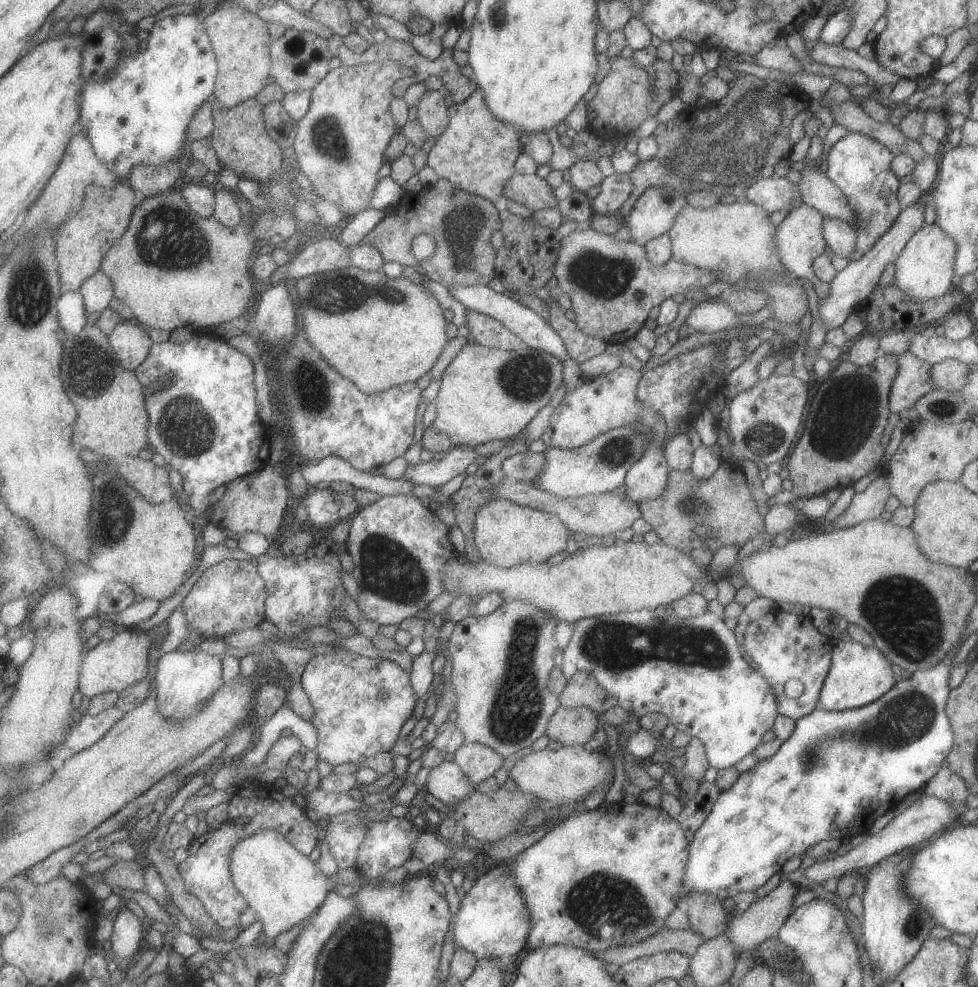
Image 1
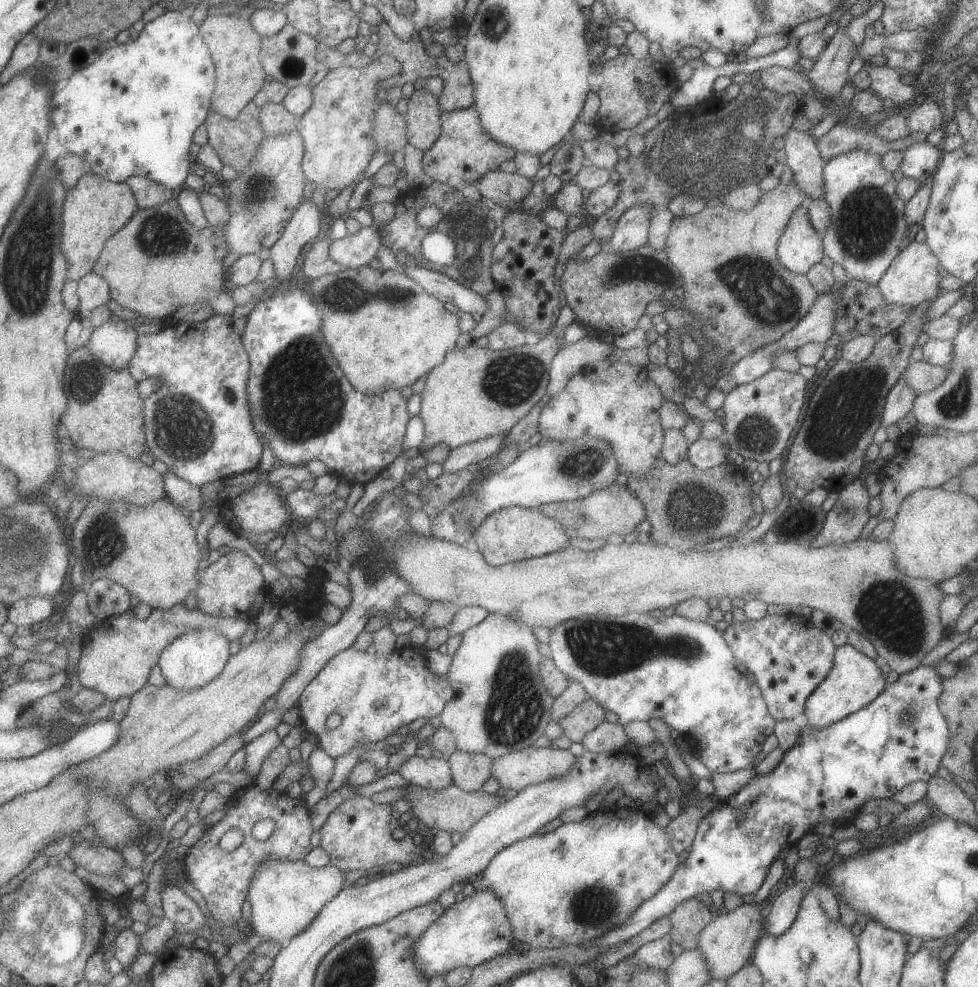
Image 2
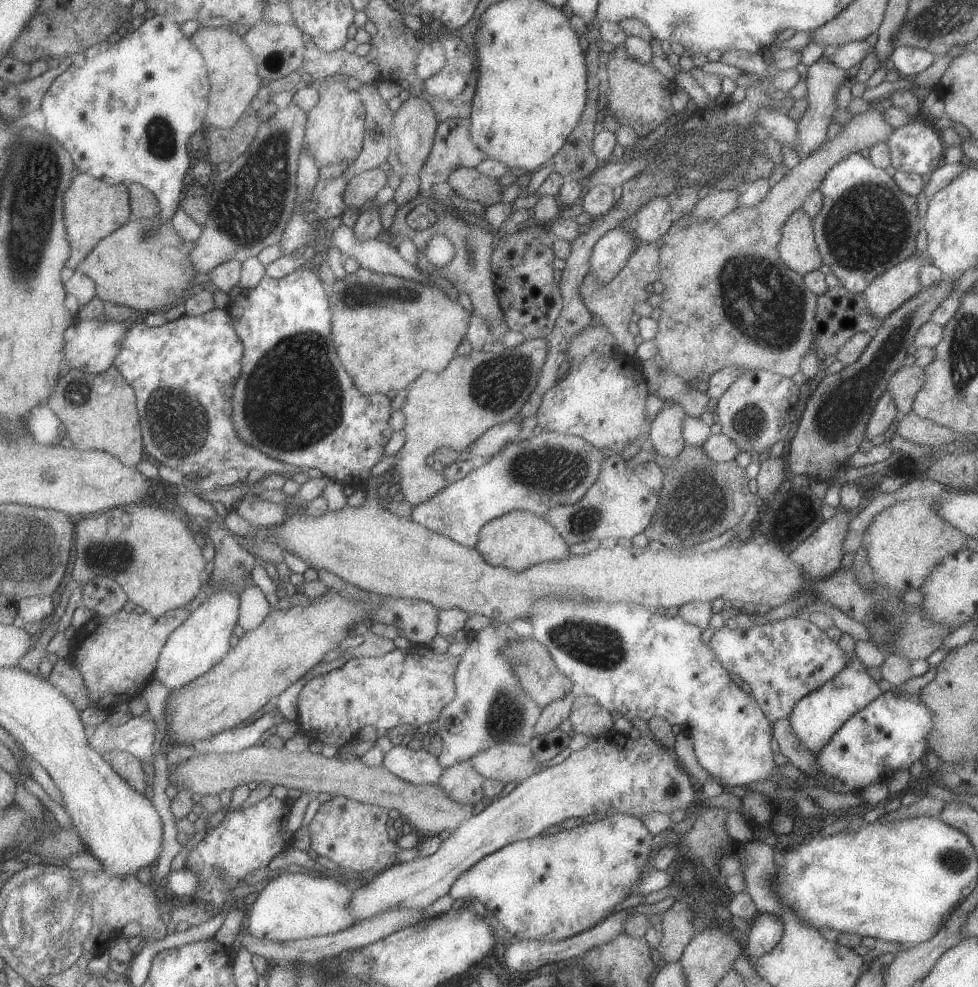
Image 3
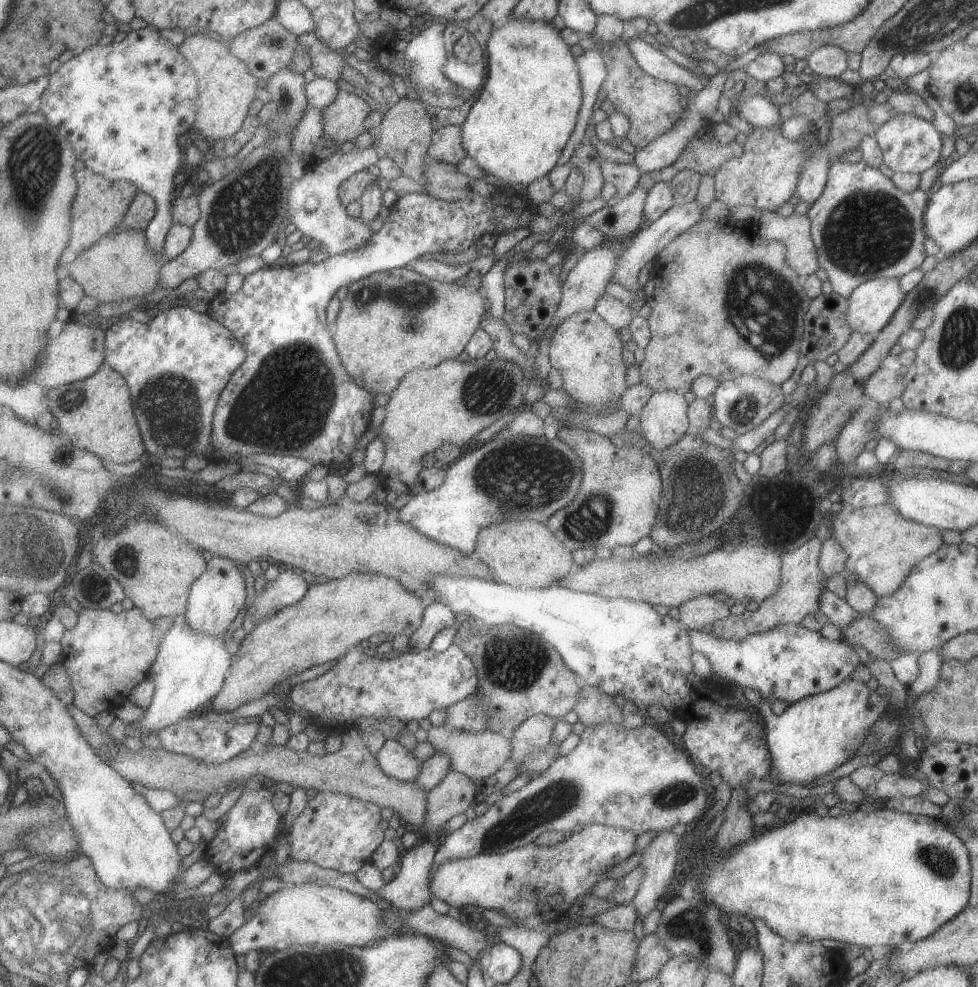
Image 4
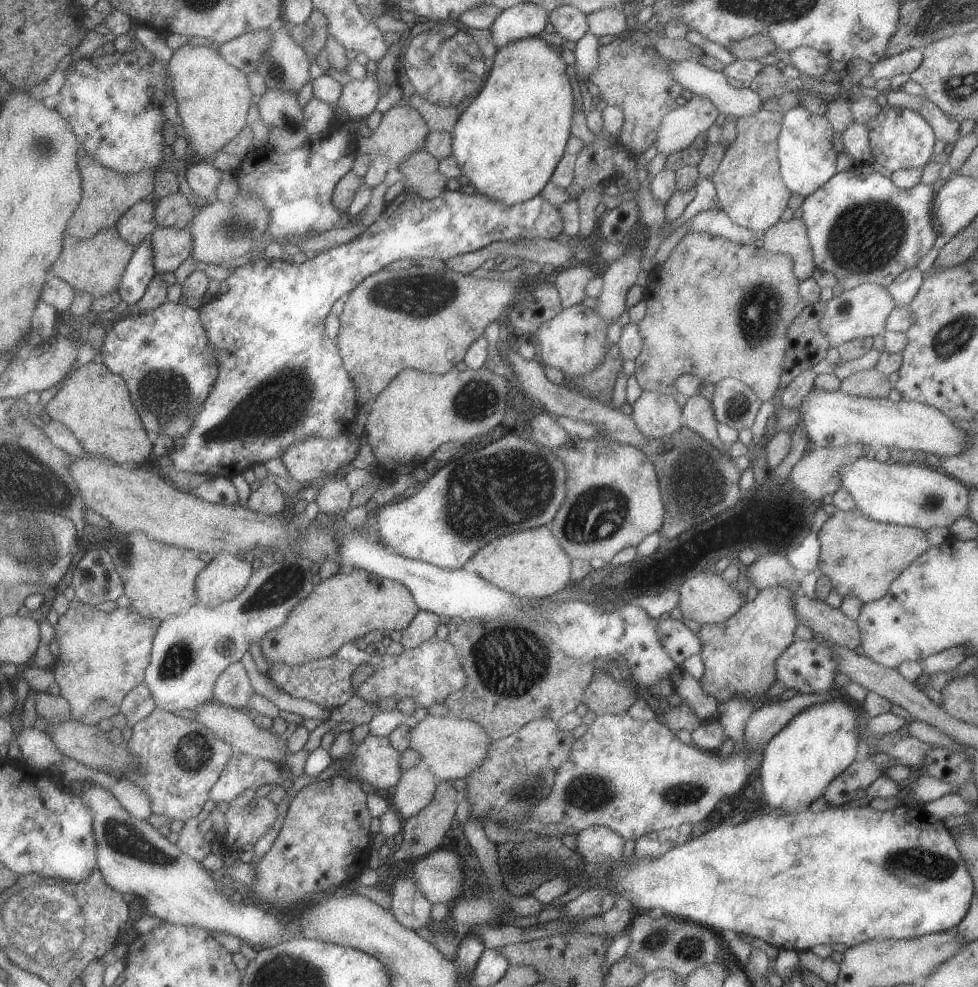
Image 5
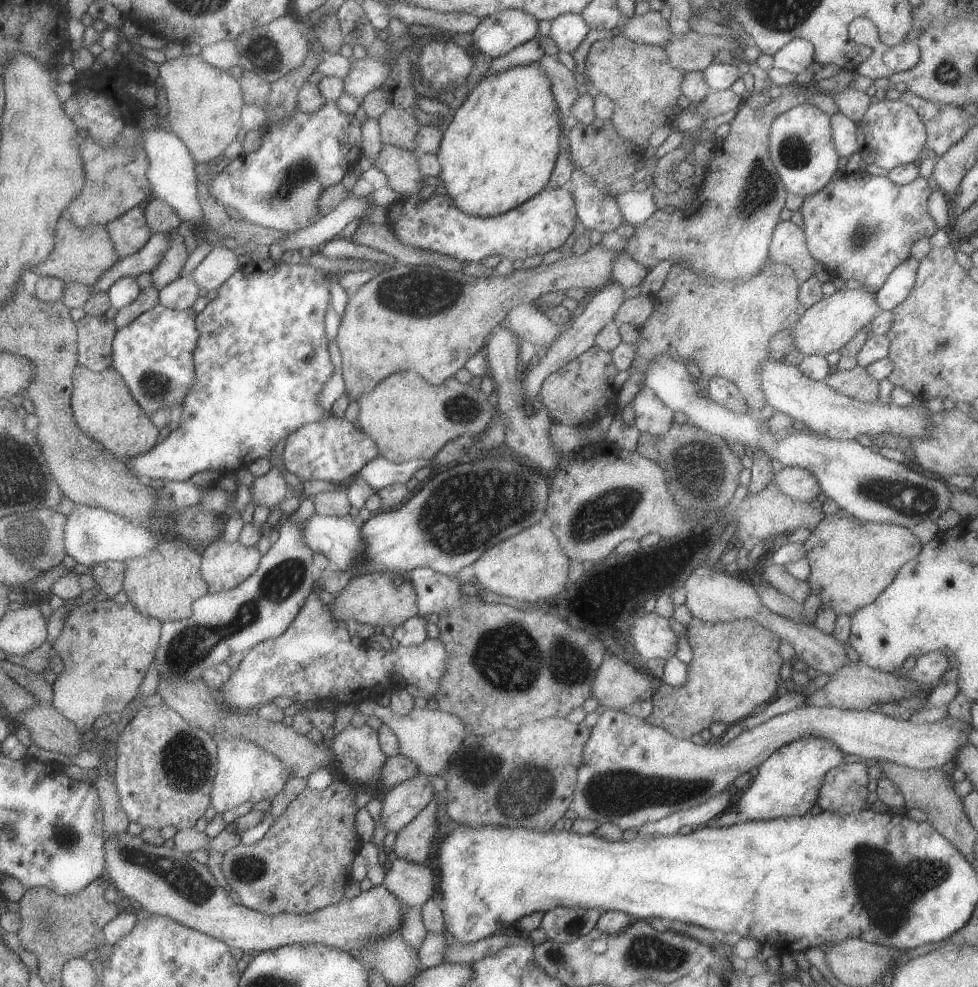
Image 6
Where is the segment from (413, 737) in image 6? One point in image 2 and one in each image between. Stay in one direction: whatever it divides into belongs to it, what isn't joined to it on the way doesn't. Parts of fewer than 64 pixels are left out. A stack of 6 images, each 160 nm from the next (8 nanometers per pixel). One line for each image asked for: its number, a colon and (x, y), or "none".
2: (514, 771)
3: (505, 762)
4: (477, 755)
5: (450, 748)

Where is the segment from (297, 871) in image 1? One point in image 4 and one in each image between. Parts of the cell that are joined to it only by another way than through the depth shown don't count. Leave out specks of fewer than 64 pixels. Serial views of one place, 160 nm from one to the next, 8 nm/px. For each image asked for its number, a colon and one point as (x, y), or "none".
2: (284, 897)
3: (291, 906)
4: (305, 914)

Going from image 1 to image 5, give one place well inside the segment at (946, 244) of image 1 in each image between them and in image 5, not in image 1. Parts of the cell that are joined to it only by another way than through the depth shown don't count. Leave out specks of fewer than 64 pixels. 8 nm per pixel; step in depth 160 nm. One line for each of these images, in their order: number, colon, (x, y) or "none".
2: (912, 277)
3: (884, 294)
4: (870, 305)
5: (860, 312)

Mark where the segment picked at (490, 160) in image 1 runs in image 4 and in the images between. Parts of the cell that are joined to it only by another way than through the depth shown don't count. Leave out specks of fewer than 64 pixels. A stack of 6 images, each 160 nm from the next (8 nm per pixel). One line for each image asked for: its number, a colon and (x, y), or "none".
2: (462, 153)
3: (452, 148)
4: (445, 146)

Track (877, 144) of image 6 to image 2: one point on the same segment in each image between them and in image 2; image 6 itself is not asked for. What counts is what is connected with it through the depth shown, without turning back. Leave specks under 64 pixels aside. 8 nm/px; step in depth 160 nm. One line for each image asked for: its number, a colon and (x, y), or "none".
2: (919, 160)
3: (917, 148)
4: (909, 144)
5: (899, 138)

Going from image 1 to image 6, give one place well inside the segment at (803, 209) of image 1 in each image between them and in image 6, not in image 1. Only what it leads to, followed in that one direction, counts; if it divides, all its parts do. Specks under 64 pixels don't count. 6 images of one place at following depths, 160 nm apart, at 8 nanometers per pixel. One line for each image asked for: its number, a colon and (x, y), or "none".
2: (799, 247)
3: (797, 249)
4: (793, 231)
5: (790, 238)
6: (787, 246)

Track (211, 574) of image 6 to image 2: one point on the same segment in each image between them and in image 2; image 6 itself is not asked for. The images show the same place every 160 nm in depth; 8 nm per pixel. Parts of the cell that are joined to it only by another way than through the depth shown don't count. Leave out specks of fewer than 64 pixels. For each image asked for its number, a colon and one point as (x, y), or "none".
2: (193, 659)
3: (202, 640)
4: (216, 598)
5: (225, 575)

